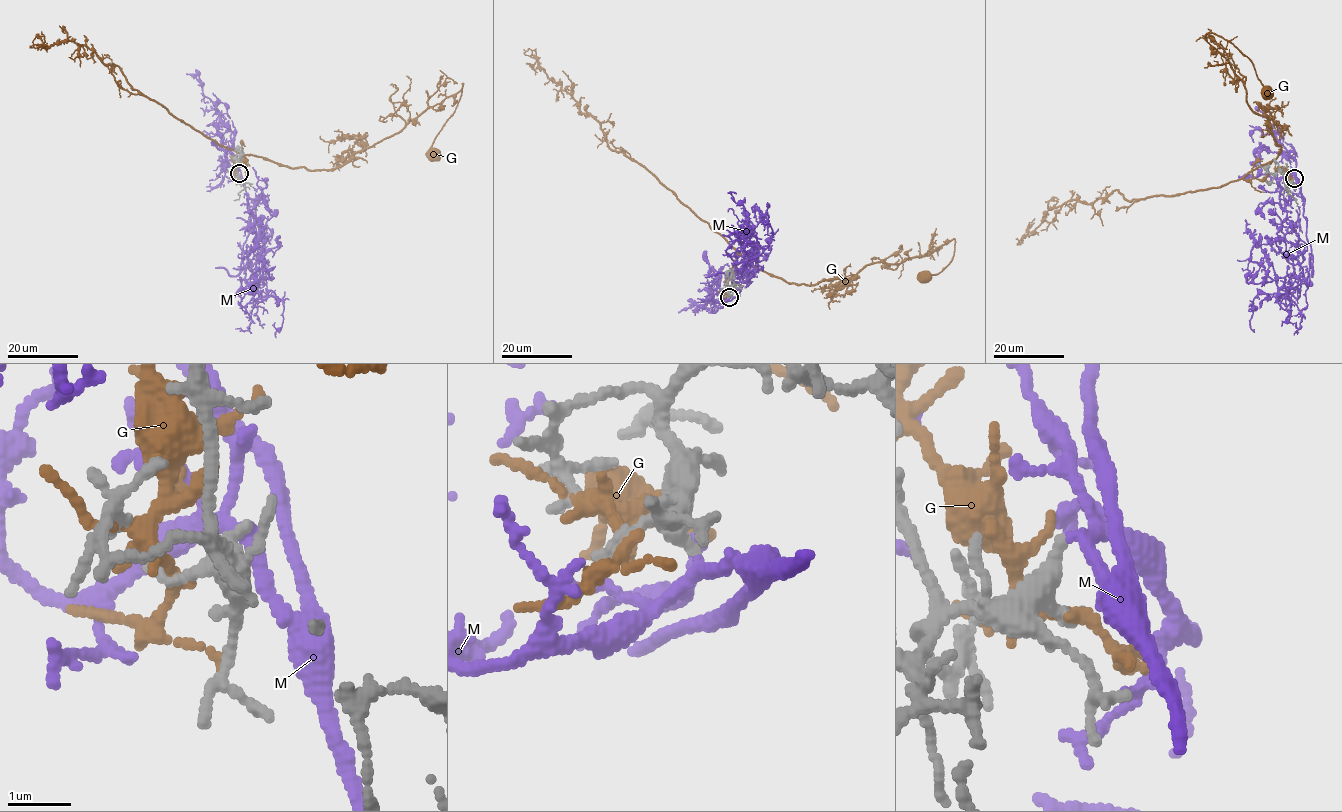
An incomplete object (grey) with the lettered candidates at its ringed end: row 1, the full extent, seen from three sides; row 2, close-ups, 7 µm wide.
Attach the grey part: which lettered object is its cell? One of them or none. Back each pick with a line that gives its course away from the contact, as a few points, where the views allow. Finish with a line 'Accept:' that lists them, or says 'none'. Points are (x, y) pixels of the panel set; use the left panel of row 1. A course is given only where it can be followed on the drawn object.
M: it runs (239, 174), (250, 221), (242, 258), (251, 263), (255, 293), (244, 265), (263, 195), (252, 167)
Accept: M

